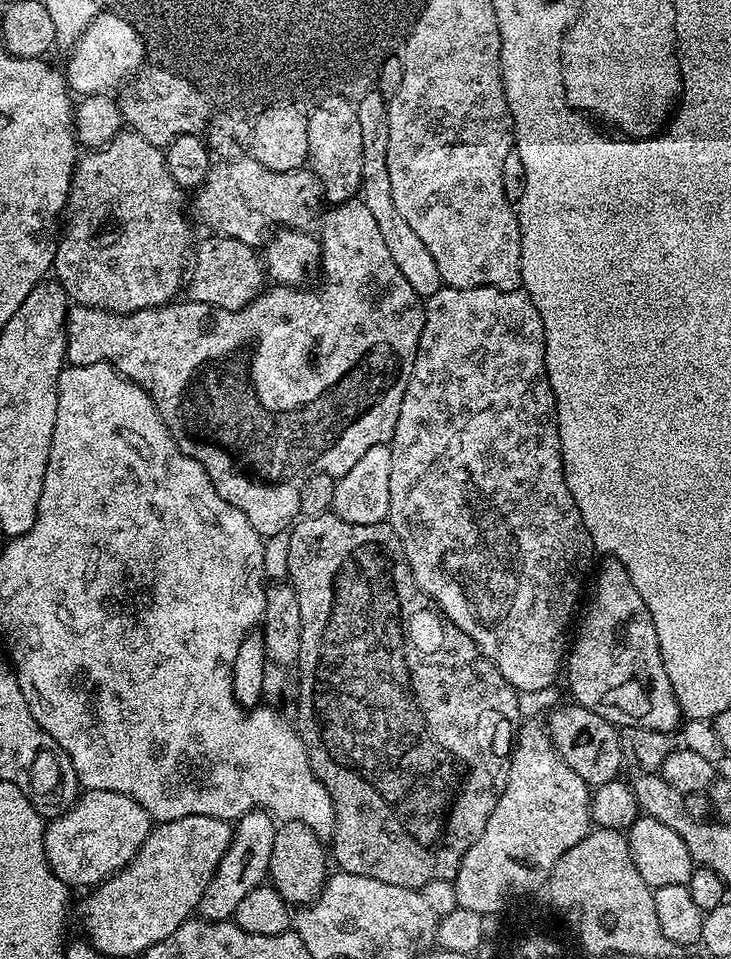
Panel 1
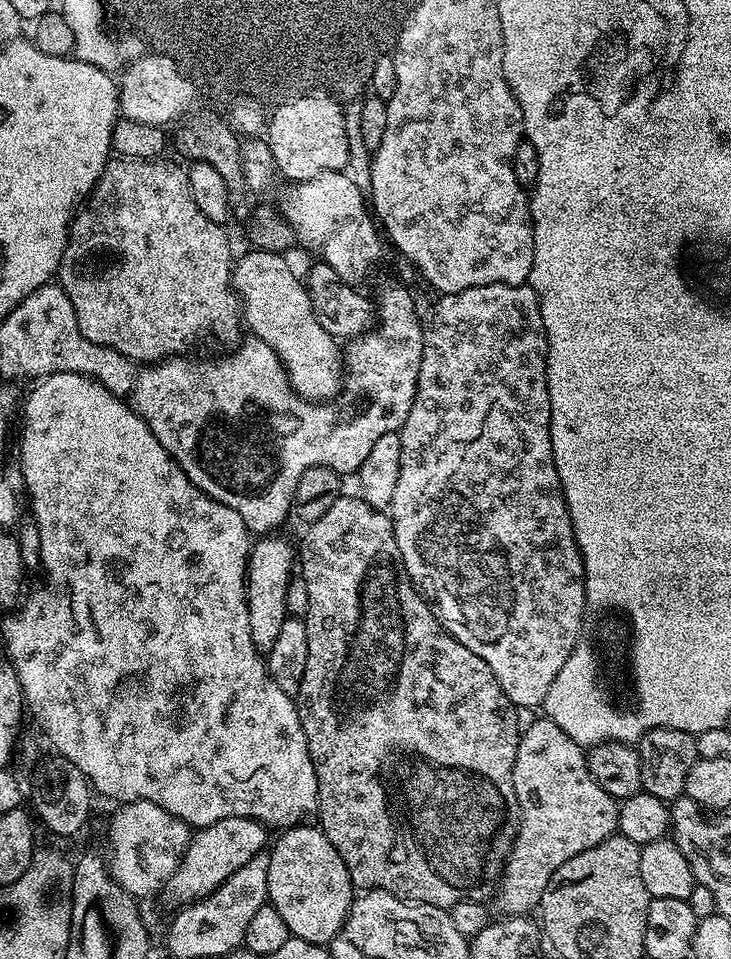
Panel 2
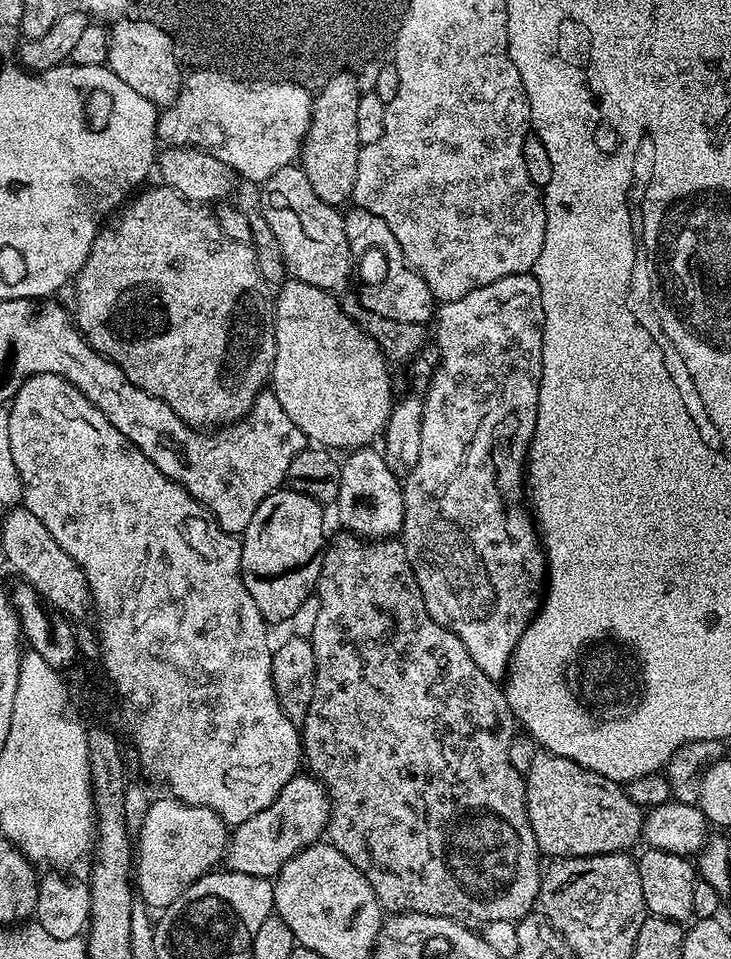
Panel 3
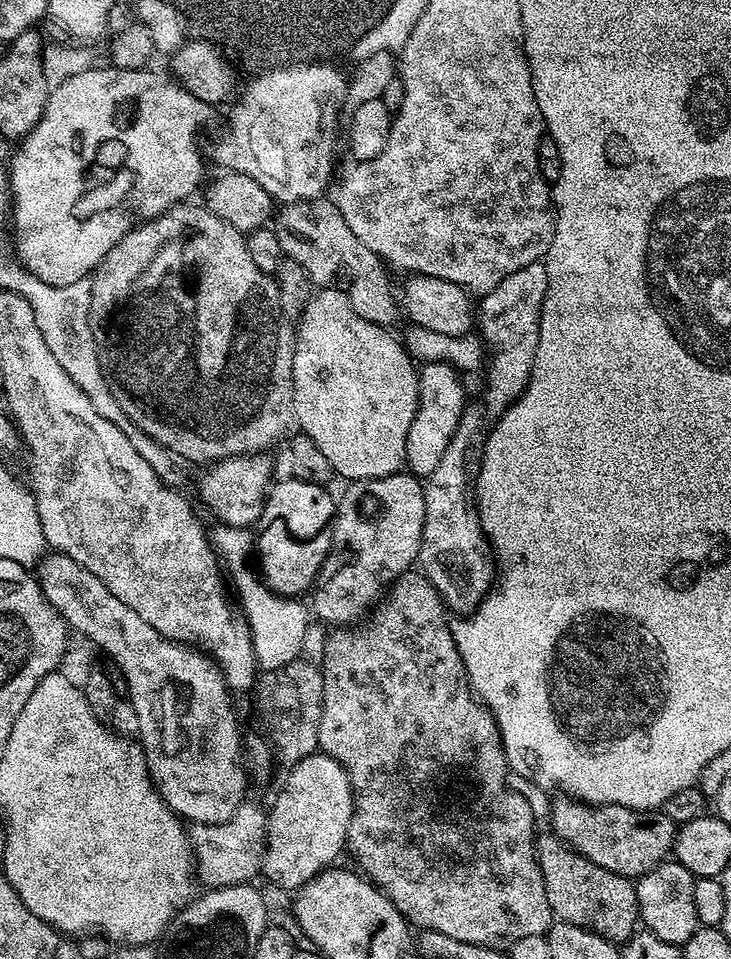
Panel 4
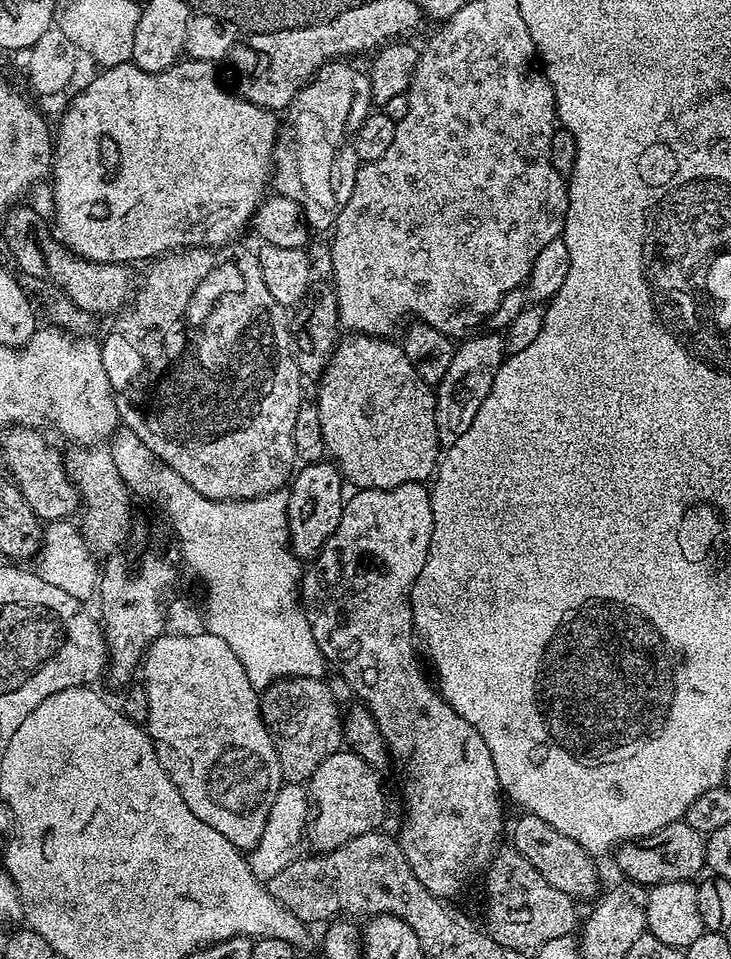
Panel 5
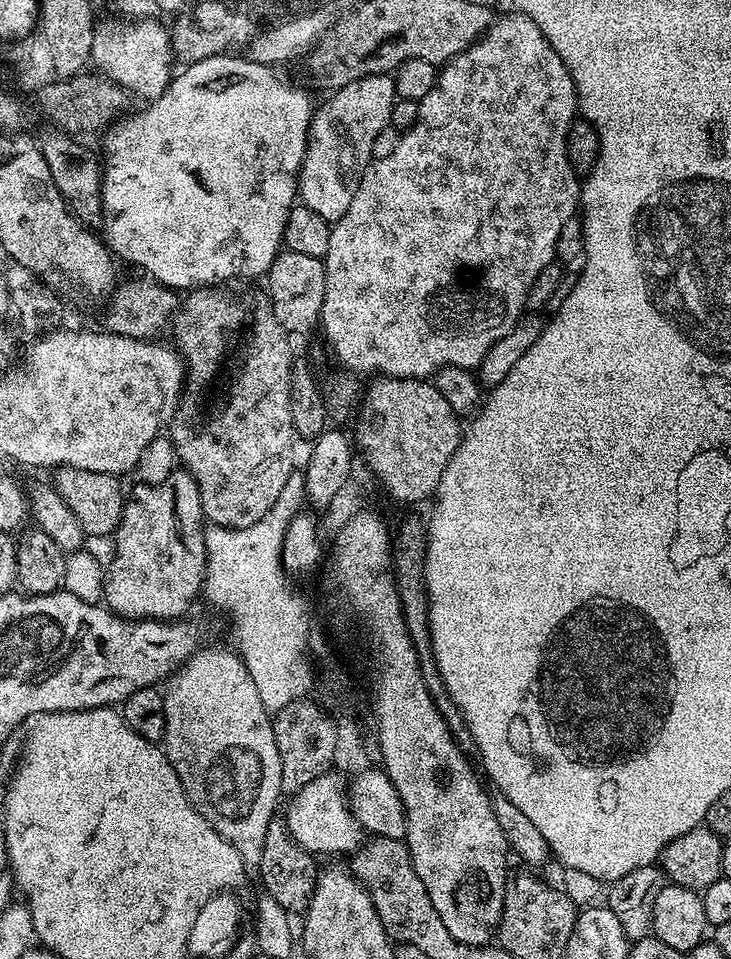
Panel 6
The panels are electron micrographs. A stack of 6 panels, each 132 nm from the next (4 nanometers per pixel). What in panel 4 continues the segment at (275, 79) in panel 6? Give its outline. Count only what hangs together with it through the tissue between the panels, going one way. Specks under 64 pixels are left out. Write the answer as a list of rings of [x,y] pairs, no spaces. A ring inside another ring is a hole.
[[[89,66],[84,72],[66,78],[61,85],[49,91],[42,118],[33,128],[28,129],[26,135],[19,141],[20,149],[13,154],[12,160],[10,159],[8,178],[14,201],[17,236],[16,246],[14,242],[14,256],[30,274],[42,278],[42,282],[50,282],[50,286],[70,286],[70,282],[91,277],[106,258],[106,254],[110,254],[110,250],[126,233],[132,231],[137,224],[143,224],[146,220],[161,216],[167,208],[173,208],[175,204],[195,197],[192,195],[195,194],[196,187],[200,183],[201,185],[205,183],[204,164],[200,161],[200,148],[196,145],[196,135],[208,120],[209,105],[203,104],[187,86],[171,75],[168,77],[160,72],[148,71],[139,68],[122,70],[111,66],[105,66],[105,68]]]

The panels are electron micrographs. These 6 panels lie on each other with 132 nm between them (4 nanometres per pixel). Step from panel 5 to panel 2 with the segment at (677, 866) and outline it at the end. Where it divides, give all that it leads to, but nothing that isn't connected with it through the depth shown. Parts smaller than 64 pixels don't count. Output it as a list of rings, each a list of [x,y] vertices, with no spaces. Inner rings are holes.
[[[539,718],[520,733],[518,750],[514,758],[514,794],[520,807],[520,829],[516,831],[516,840],[504,864],[502,883],[499,885],[500,897],[496,904],[505,917],[522,916],[539,905],[546,884],[551,875],[567,859],[574,858],[584,850],[598,846],[604,839],[613,836],[617,831],[618,801],[610,793],[602,790],[588,769],[588,757],[585,749],[570,734],[565,734],[558,722]]]

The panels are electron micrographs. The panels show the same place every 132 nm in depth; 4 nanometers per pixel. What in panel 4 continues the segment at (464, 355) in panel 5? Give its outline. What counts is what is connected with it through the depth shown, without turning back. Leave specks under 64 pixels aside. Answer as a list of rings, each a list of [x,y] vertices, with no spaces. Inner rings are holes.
[[[430,361],[419,369],[418,390],[420,401],[418,410],[414,414],[414,422],[410,422],[410,434],[406,434],[406,468],[411,475],[417,478],[431,477],[432,472],[442,460],[442,454],[446,454],[446,446],[454,438],[454,434],[460,425],[460,419],[464,417],[466,401],[464,401],[464,384],[460,381],[461,373],[453,365],[446,361]]]

